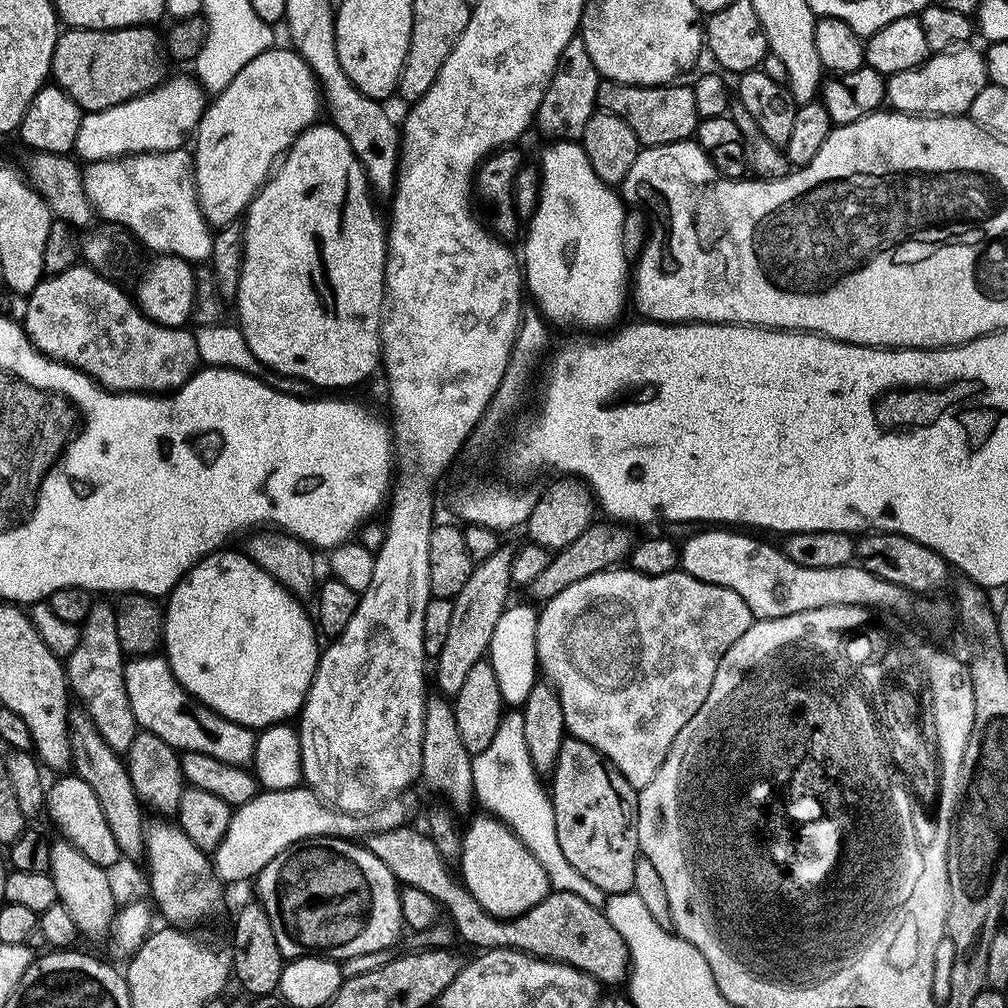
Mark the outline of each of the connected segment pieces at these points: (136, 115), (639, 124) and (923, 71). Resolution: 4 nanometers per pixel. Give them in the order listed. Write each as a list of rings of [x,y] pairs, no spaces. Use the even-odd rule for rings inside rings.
[[[165,79],[158,87],[118,106],[110,106],[97,112],[84,112],[82,122],[78,126],[75,155],[84,162],[101,162],[137,152],[172,154],[183,149],[187,145],[184,143],[187,142],[188,135],[196,128],[196,96],[192,93],[191,79],[172,79]]]
[[[601,79],[596,95],[596,106],[599,111],[618,114],[618,118],[622,118],[622,122],[626,122],[626,126],[630,126],[630,130],[634,130],[634,134],[640,140],[641,145],[673,144],[679,140],[687,140],[697,131],[698,113],[691,87],[685,86],[683,88],[682,85],[676,83],[680,82],[619,84],[618,81]]]
[[[953,46],[947,51],[933,51],[918,67],[887,77],[887,103],[897,112],[911,112],[917,116],[963,117],[971,109],[974,98],[978,98],[978,90],[989,83],[984,52],[968,47]]]

